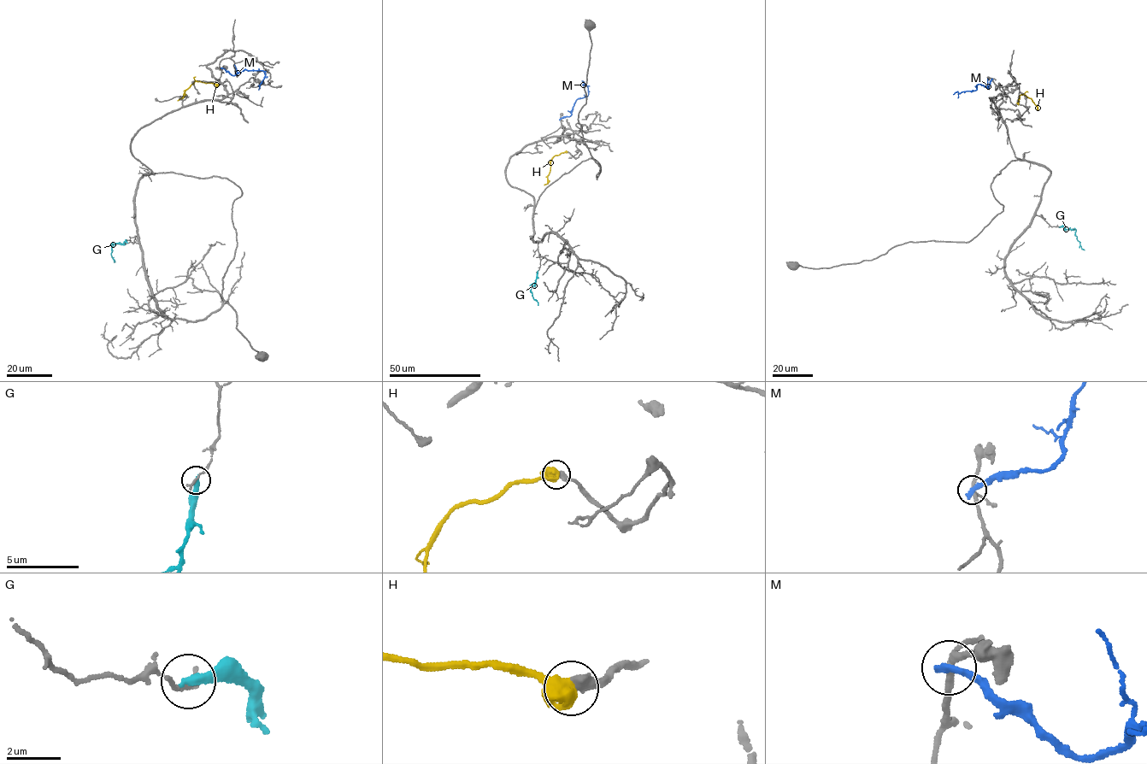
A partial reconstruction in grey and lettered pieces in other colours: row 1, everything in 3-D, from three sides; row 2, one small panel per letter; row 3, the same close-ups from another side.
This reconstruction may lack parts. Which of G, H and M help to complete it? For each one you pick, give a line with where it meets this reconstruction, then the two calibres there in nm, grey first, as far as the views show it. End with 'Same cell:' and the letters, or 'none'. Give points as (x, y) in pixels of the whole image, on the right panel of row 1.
H: Touches grey at (1018, 103). Thickness 360 nm (grey) against 650 nm
Same cell: H

